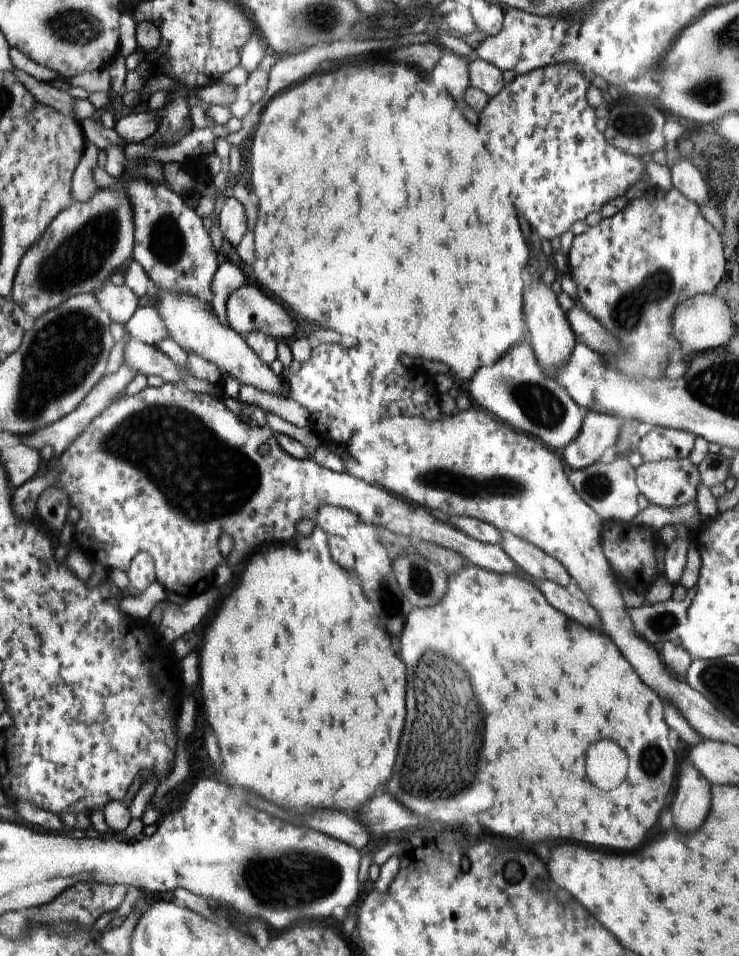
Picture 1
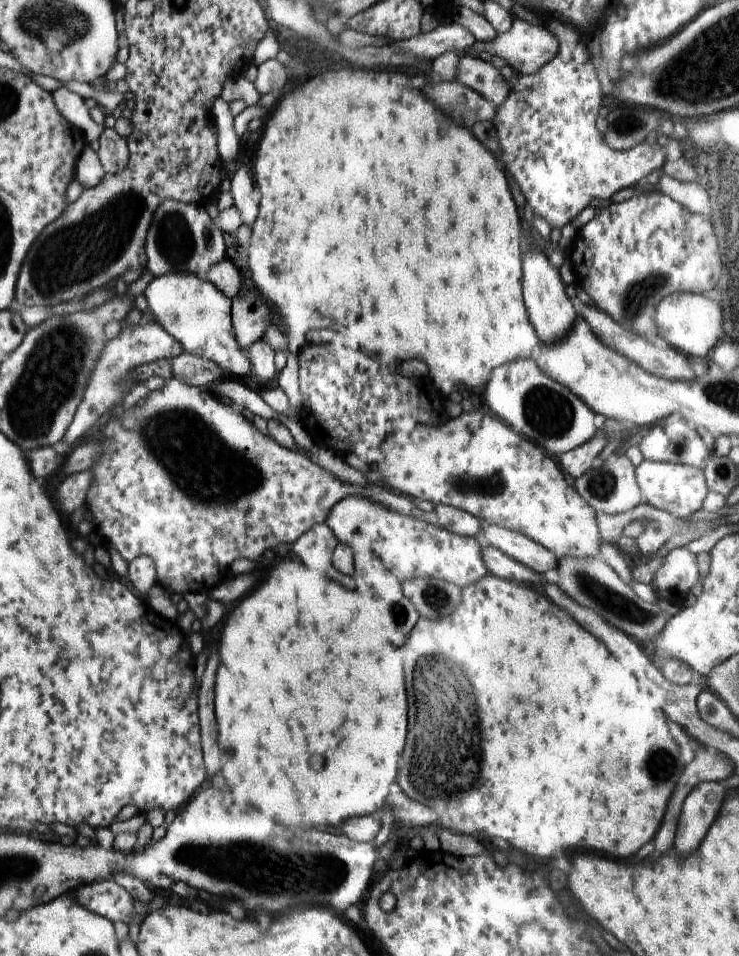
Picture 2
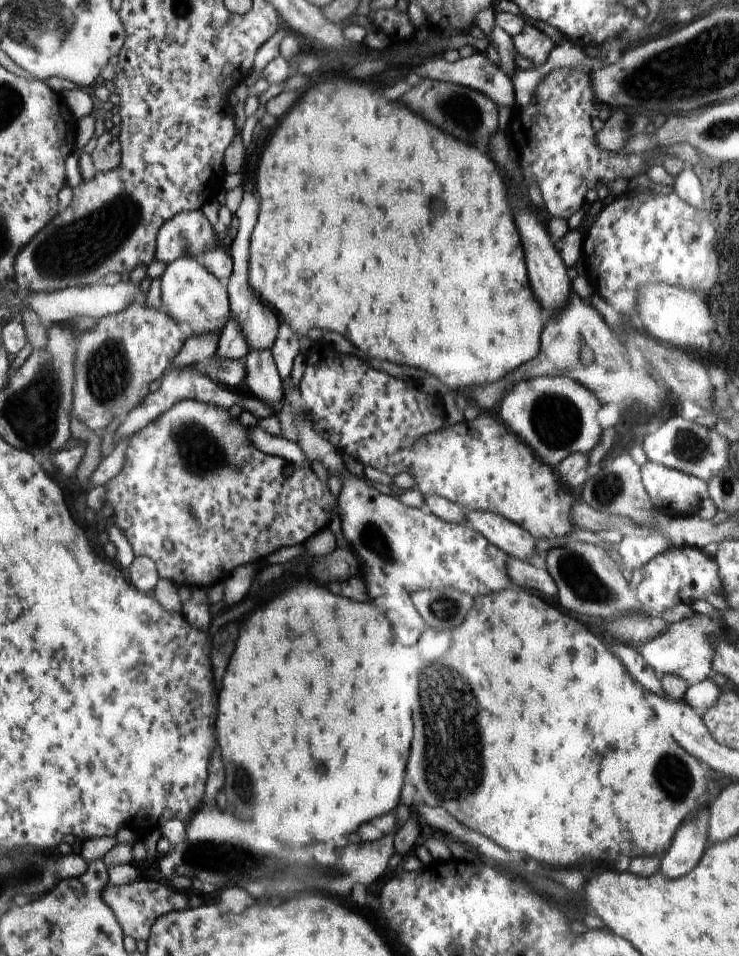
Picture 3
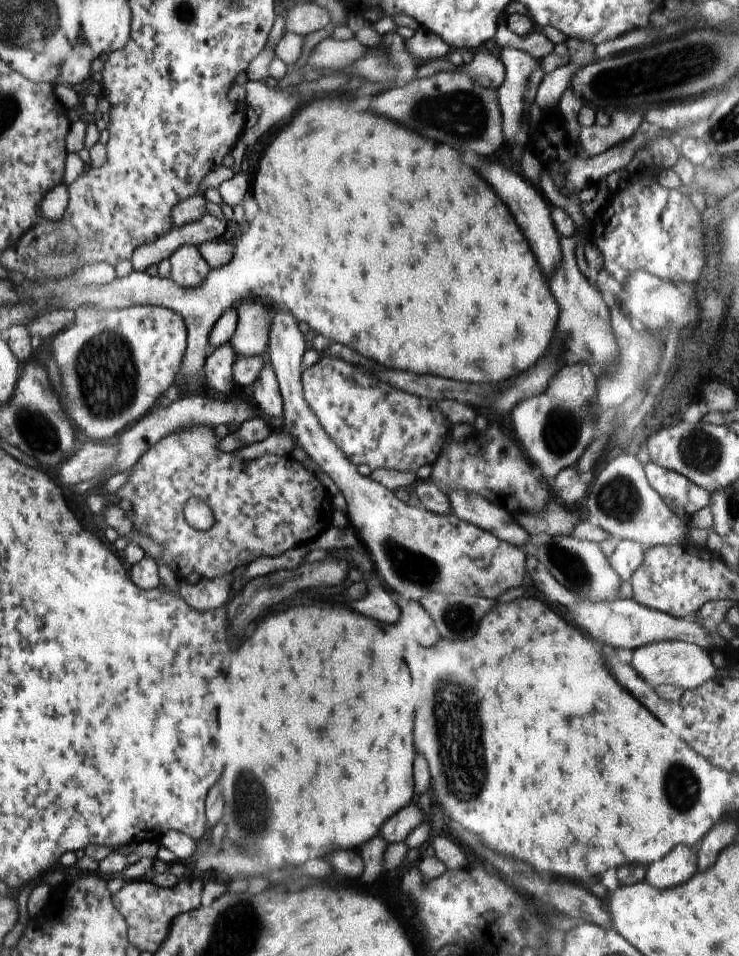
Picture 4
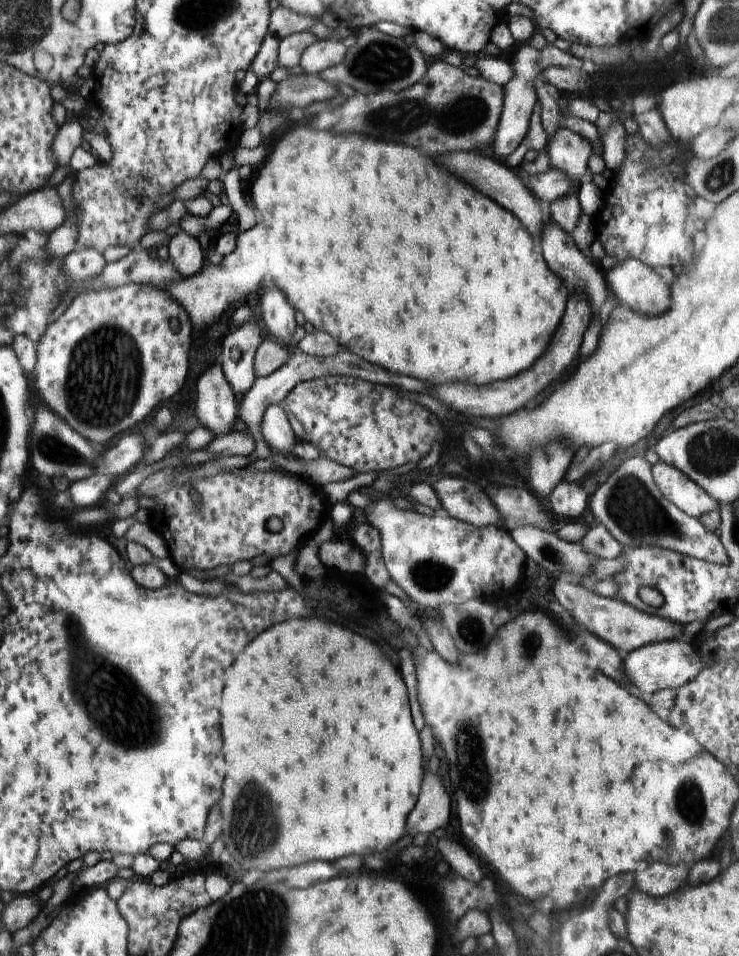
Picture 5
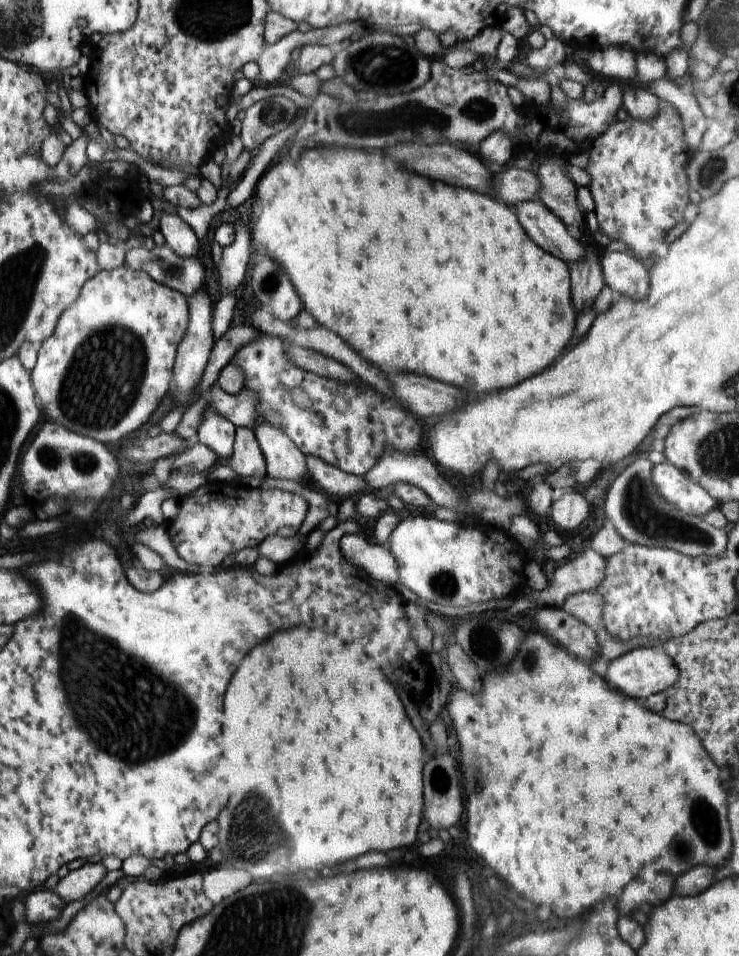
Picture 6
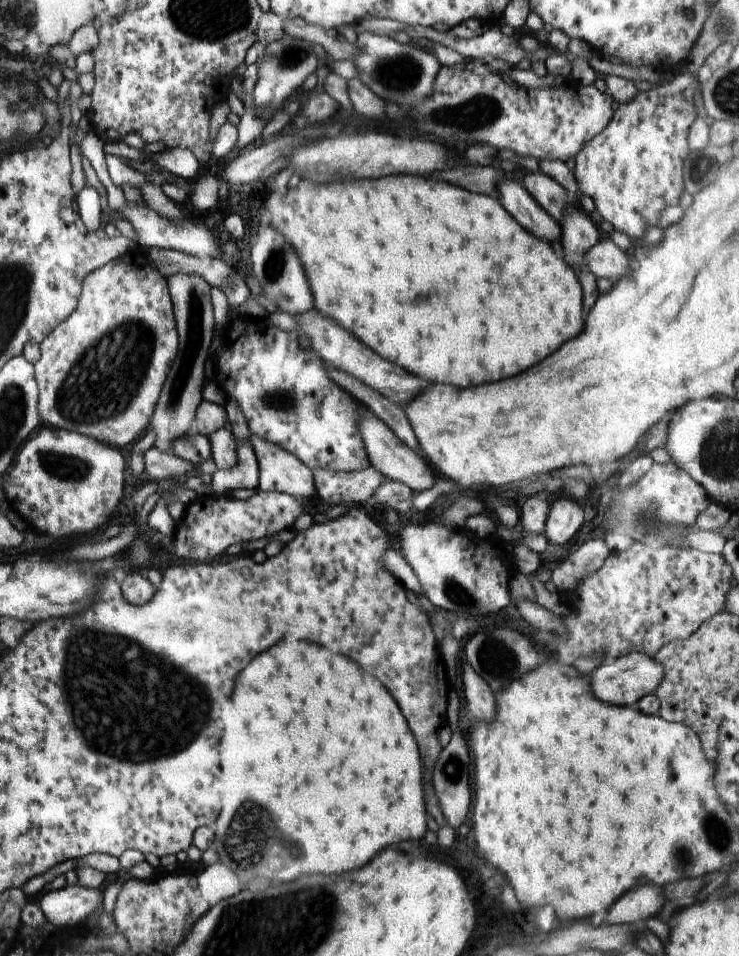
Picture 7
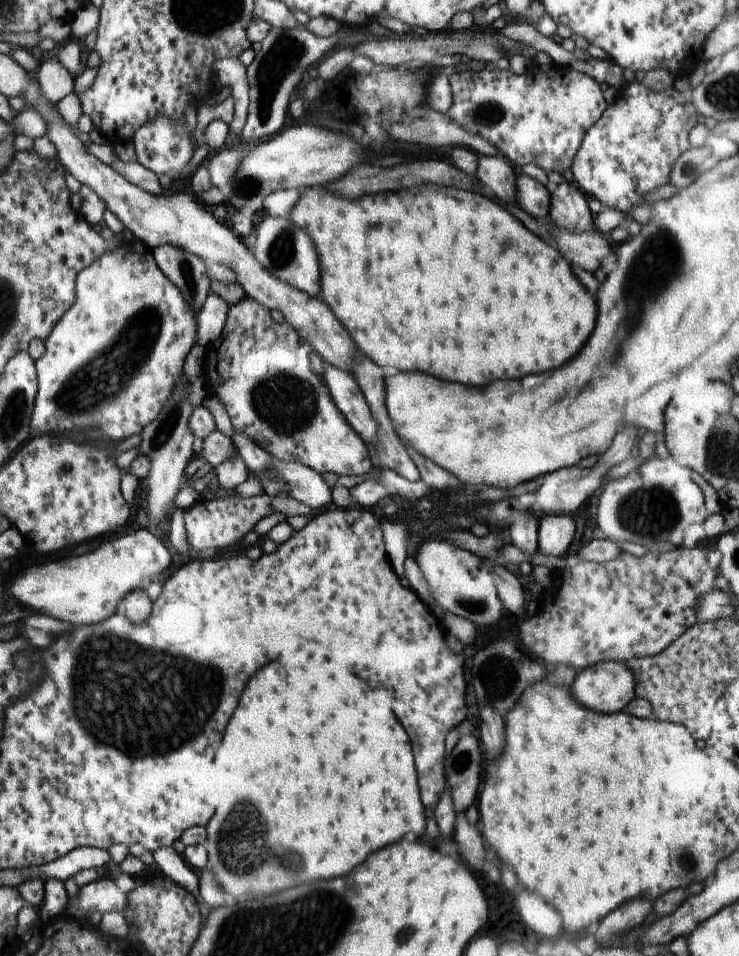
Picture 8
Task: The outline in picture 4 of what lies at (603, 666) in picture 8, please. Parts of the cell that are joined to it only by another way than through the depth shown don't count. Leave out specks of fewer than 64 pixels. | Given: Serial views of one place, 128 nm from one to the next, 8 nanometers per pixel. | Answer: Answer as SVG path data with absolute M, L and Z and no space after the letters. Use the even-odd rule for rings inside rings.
M665 641L645 645L634 651L630 665L638 676L652 686L675 685L684 689L696 689L718 672L714 668L710 653L700 646L683 641Z

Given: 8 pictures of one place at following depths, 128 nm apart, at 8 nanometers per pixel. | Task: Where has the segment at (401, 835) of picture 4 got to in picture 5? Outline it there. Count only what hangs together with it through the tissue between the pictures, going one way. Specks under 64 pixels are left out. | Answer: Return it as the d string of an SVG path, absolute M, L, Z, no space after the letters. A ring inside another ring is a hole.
M426 772L426 782L422 780L422 792L416 802L414 812L408 816L408 832L432 834L436 828L446 826L452 814L452 798L438 774Z

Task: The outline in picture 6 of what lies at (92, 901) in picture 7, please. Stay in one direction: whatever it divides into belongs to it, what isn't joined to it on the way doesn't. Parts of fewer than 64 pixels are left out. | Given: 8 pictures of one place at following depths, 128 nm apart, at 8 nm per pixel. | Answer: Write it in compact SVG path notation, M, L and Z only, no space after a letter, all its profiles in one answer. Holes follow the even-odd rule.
M47 888L32 892L27 898L28 902L24 903L24 916L25 922L29 925L56 920L58 916L61 916L62 910L66 906L65 902L60 900L60 896L56 896Z

